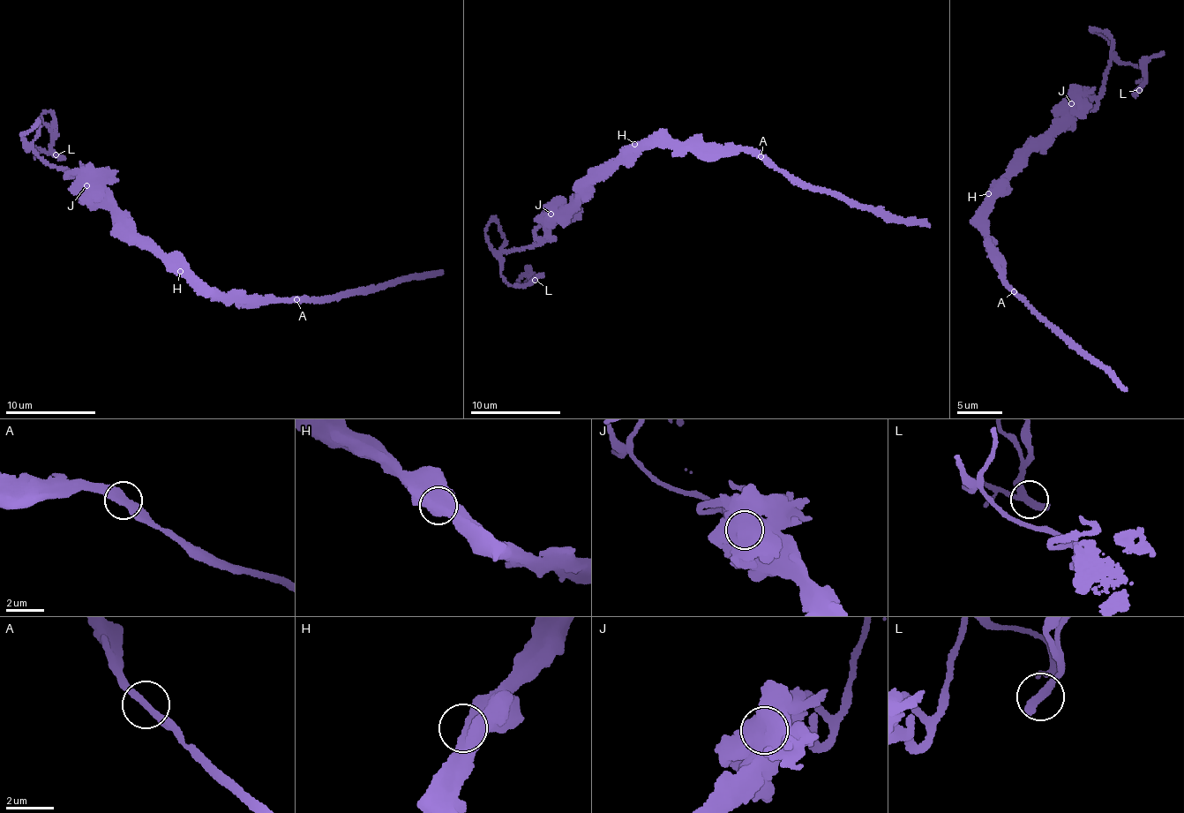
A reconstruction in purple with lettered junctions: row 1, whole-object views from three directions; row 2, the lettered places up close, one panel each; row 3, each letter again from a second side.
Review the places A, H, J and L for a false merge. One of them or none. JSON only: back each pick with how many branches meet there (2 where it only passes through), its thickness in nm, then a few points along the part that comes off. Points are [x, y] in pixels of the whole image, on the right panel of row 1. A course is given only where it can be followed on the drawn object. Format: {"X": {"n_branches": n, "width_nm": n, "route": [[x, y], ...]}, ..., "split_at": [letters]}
{"J": {"n_branches": 1, "width_nm": 1600, "route": [[1071, 102], [1086, 90], [1097, 96], [1112, 59], [1142, 71], [1143, 85], [1146, 81], [1144, 60], [1163, 55]]}, "split_at": ["J"]}

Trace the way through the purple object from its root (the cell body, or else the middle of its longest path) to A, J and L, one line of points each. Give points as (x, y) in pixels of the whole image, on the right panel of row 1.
A: (996, 198), (986, 219), (987, 225), (1000, 274), (1014, 292)
J: (996, 198), (1029, 149), (1048, 146), (1071, 102)
L: (996, 198), (1025, 150), (1045, 146), (1096, 100), (1112, 59), (1142, 71), (1138, 89)

